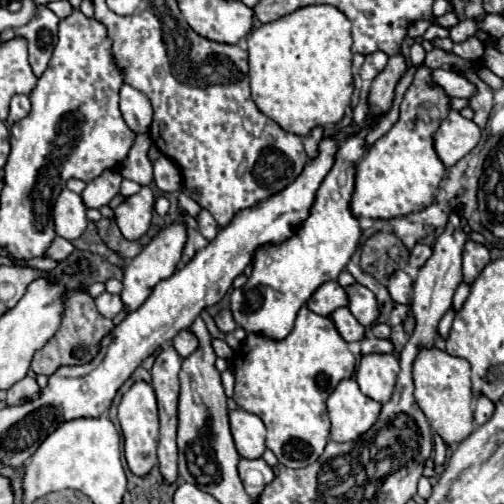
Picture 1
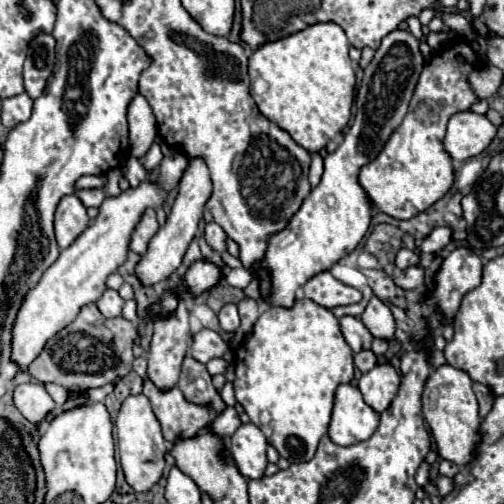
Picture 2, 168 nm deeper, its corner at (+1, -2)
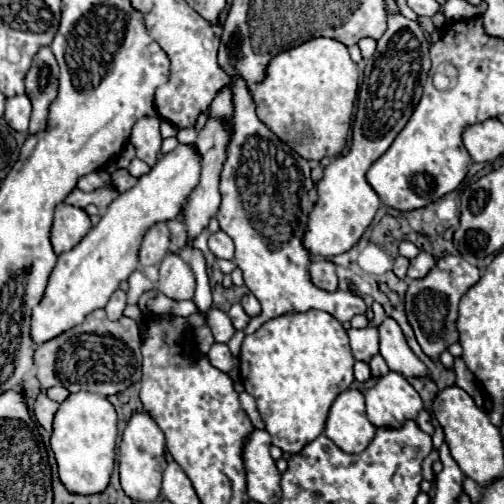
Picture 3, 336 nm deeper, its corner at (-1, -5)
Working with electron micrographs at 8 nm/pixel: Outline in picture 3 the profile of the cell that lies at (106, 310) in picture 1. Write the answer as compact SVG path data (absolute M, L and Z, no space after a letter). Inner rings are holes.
M116 289L108 301L108 305L104 307L104 311L108 313L108 319L116 321L124 315L124 309L126 309L126 293L122 289Z

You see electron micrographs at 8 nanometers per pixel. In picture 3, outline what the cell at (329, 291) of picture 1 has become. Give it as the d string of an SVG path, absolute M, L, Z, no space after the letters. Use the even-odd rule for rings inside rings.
M322 259L322 261L314 261L310 263L308 267L308 273L310 273L310 279L316 287L332 293L332 291L338 291L338 279L336 279L336 265L328 259Z

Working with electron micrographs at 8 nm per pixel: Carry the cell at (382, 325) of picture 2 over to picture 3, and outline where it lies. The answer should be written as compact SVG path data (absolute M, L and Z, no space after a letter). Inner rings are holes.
M386 317L382 325L378 325L378 335L380 335L380 355L384 357L384 361L392 371L402 373L406 377L428 375L426 365L412 353L412 349L404 339L404 333L400 331L400 325L392 317Z

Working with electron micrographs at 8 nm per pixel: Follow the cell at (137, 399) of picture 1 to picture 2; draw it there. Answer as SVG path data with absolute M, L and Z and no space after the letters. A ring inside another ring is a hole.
M144 394L138 396L128 396L118 412L116 418L116 430L120 430L120 466L124 470L126 482L136 490L136 492L146 492L150 490L164 472L164 454L166 454L166 444L162 438L160 422L156 414L152 412L150 400Z

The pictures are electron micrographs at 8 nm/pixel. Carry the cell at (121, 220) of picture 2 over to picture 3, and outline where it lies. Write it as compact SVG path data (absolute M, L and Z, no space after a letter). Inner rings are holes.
M178 145L174 151L166 153L150 169L150 173L142 175L132 189L128 189L126 193L120 193L106 207L104 217L100 219L100 223L96 227L92 227L86 233L86 237L74 249L58 255L58 263L52 269L52 275L48 279L48 287L44 291L44 299L32 309L32 323L30 323L32 341L36 345L42 345L42 343L58 337L60 333L80 325L90 311L104 307L108 303L110 295L118 289L120 281L128 279L130 273L138 269L138 247L140 247L140 241L142 241L144 233L158 221L176 219L180 215L180 211L182 211L182 205L184 205L186 197L198 185L198 179L200 179L200 157L194 153L194 145Z

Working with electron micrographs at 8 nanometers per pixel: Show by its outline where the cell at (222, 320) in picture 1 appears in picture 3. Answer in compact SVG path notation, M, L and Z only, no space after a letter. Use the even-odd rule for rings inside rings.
M232 305L230 307L230 311L228 311L228 317L230 317L230 321L232 321L232 325L234 325L234 329L244 329L246 325L248 325L248 321L250 321L250 317L244 313L244 309L242 309L242 305Z

